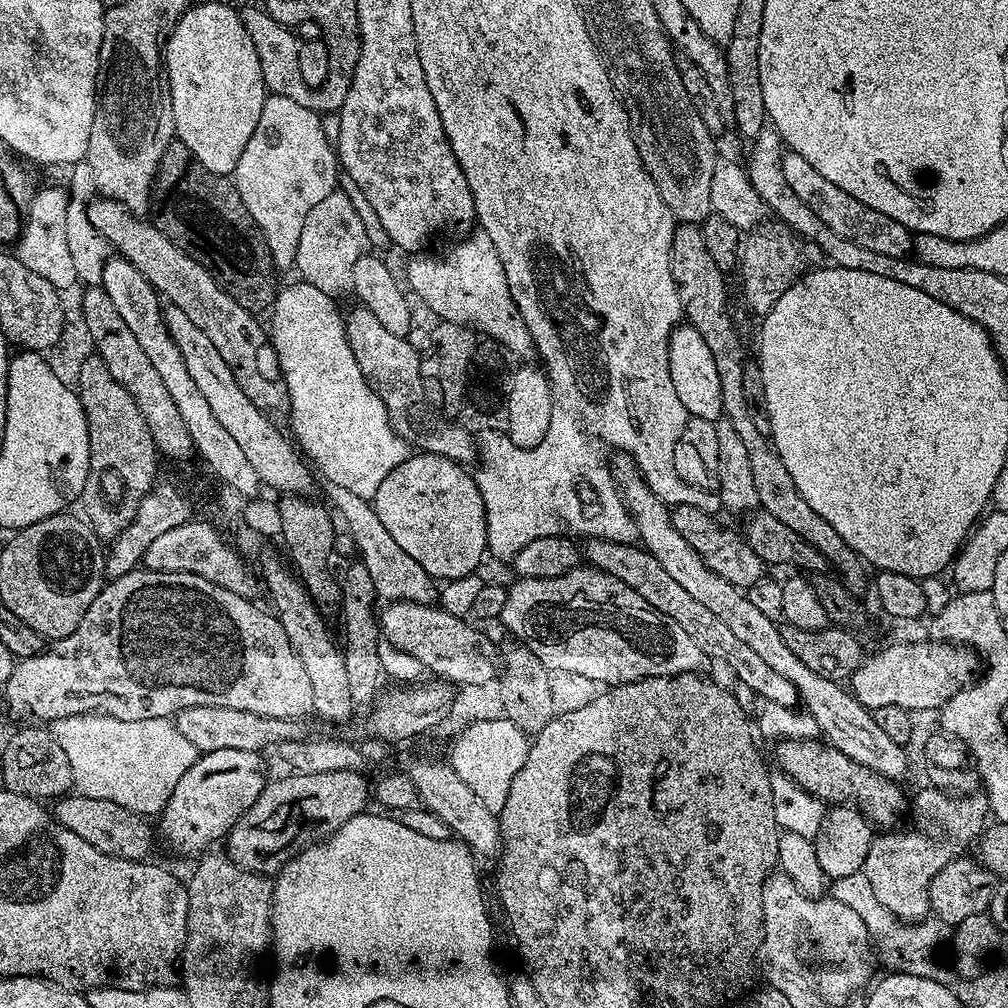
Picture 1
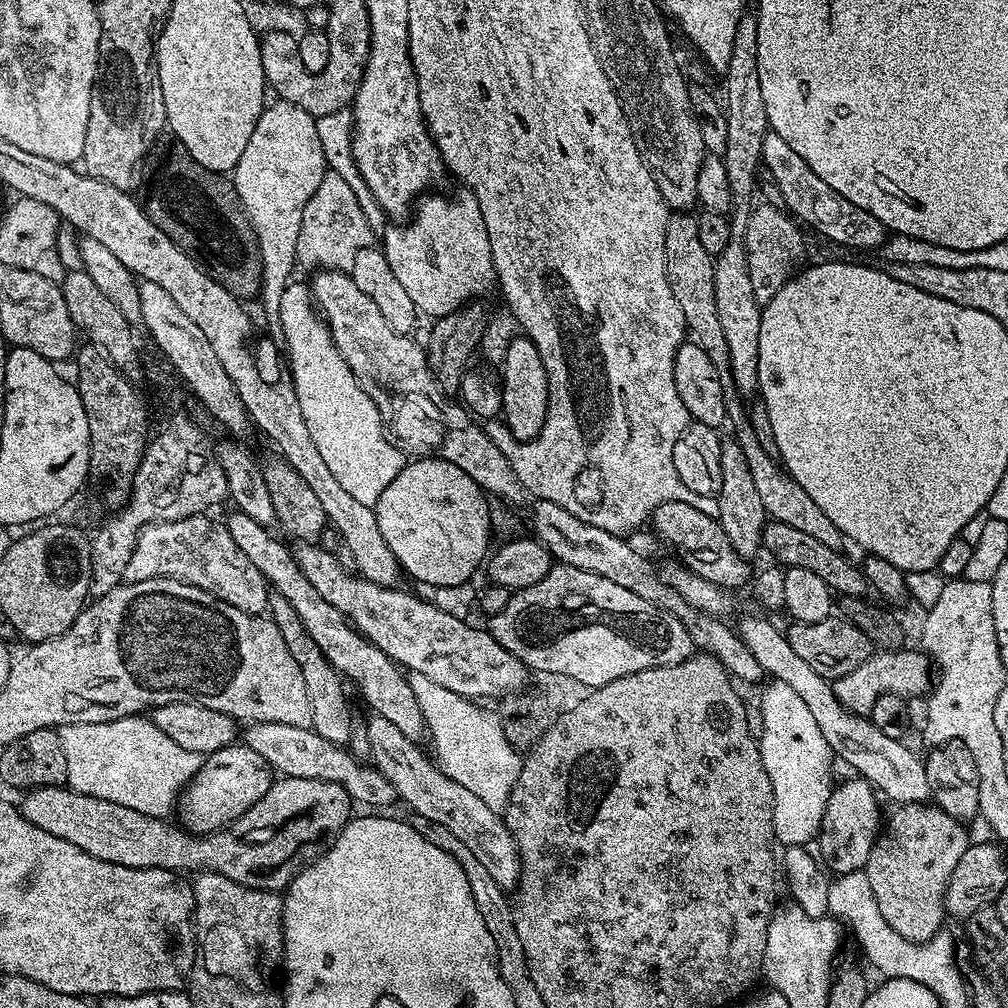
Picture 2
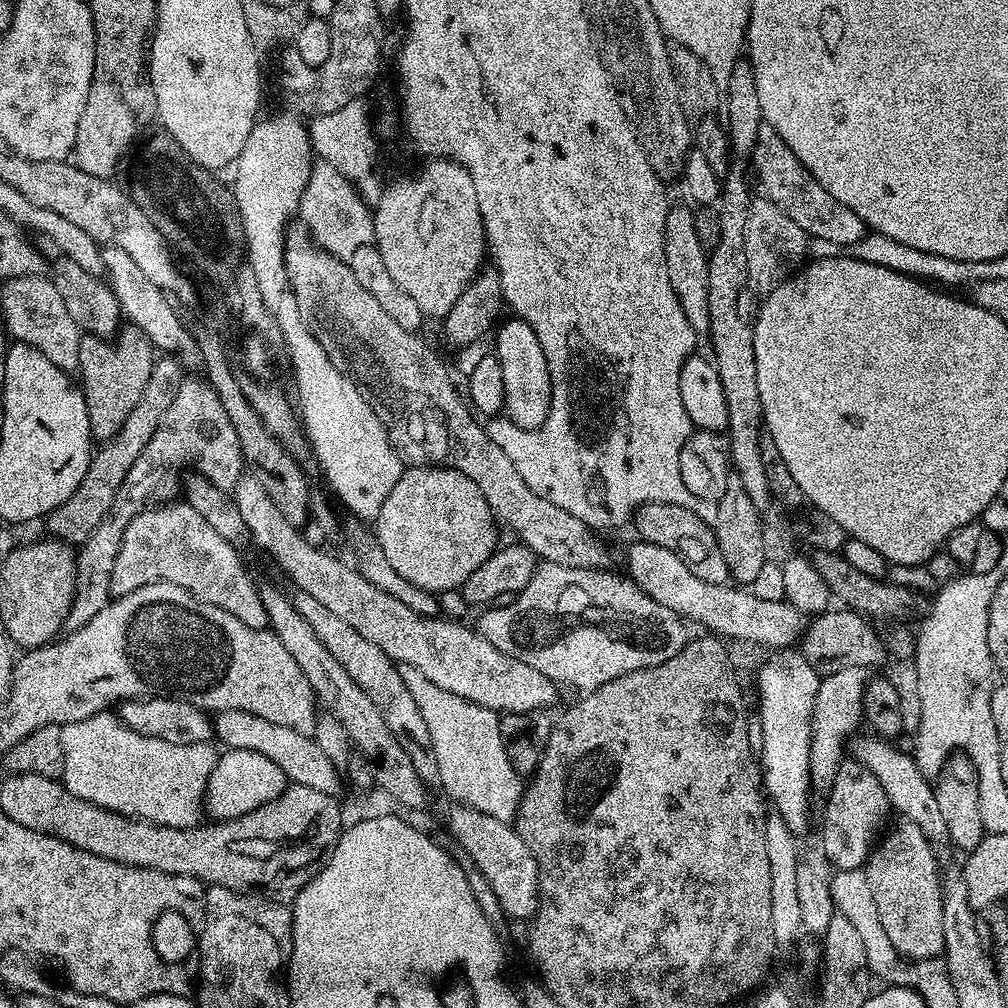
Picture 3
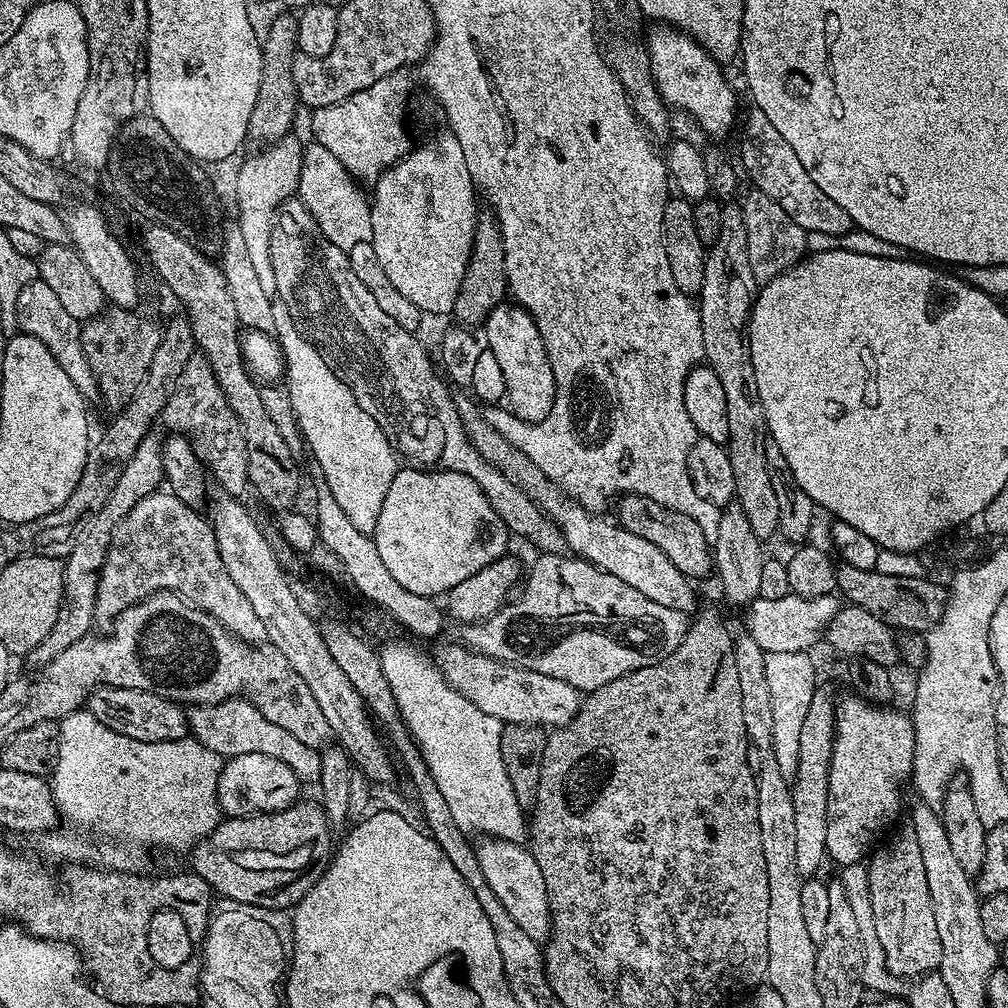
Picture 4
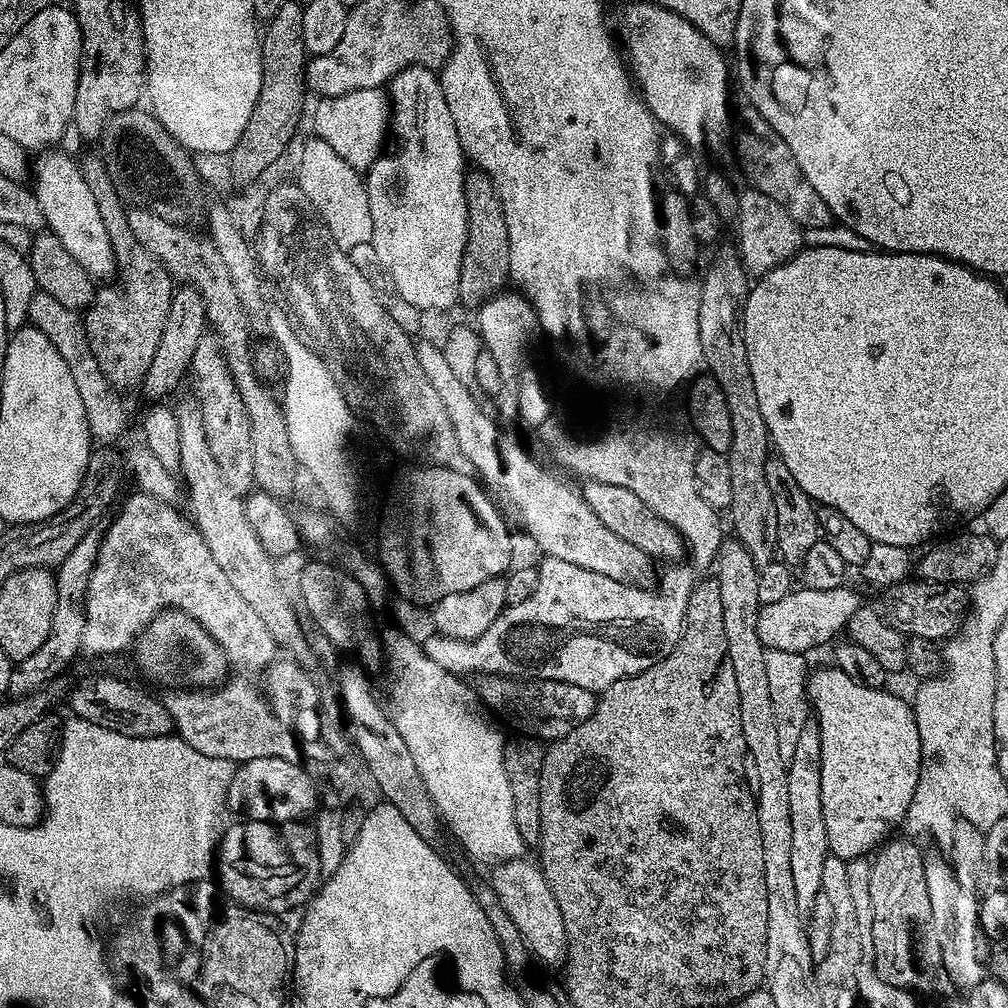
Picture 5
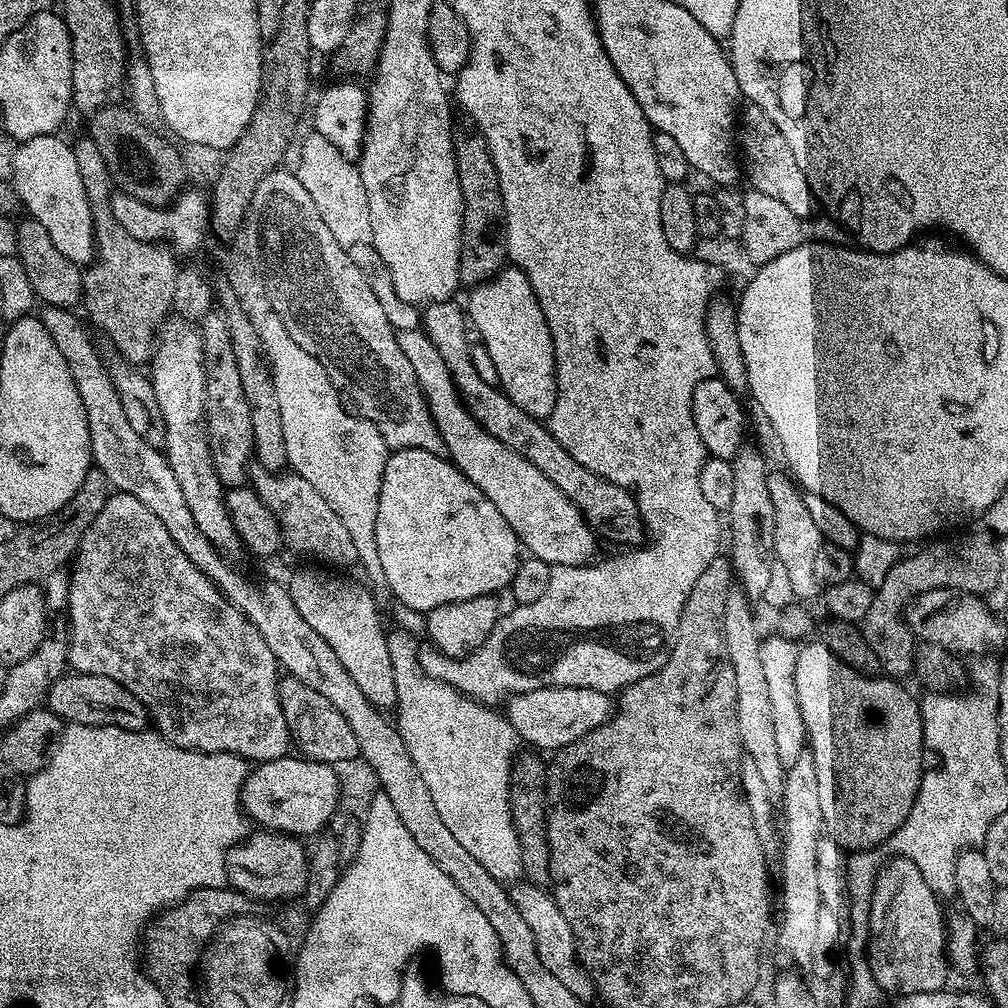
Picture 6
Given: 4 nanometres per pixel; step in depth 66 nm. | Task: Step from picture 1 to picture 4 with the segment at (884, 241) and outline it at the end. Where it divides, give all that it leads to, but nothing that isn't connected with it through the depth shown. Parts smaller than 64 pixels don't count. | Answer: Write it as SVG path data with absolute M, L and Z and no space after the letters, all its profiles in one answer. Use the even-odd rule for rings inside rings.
M753 107L751 111L748 121L744 124L744 133L740 136L740 160L738 156L738 164L743 175L745 177L748 175L752 179L751 187L762 194L770 194L770 198L774 198L774 202L778 202L778 206L782 206L782 210L786 210L786 214L790 214L790 218L794 218L794 222L798 222L798 226L802 226L807 233L817 232L841 236L852 231L854 225L850 214L846 214L846 210L842 210L838 202L826 198L826 194L822 194L822 190L814 186L810 174L806 174L806 166L802 166L802 162L798 162L798 154L794 154L794 150L786 146L786 138L782 138L782 134L774 130L770 118L766 118L766 114L762 114L762 110L758 107Z

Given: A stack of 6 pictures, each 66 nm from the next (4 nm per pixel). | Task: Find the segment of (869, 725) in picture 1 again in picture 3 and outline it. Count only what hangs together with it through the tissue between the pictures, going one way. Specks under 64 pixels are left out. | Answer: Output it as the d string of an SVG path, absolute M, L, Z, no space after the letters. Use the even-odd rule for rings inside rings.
M867 734L861 740L853 739L850 744L851 755L882 782L882 790L886 790L891 811L901 812L903 819L918 826L922 834L932 843L933 849L940 850L943 844L949 843L946 822L942 818L942 810L938 810L938 798L933 781L918 770L915 759L896 748L891 748L889 741L884 738L877 738L875 735Z

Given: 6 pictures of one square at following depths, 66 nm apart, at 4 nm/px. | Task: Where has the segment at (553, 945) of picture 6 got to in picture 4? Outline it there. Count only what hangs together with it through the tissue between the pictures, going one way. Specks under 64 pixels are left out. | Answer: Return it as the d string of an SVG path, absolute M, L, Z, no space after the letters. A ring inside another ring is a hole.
M495 838L481 839L475 849L487 885L494 890L502 906L506 906L510 918L518 922L520 929L529 938L538 942L547 941L552 932L552 911L548 905L546 878L542 878L542 870L538 870L538 862L532 857L531 851L524 844Z

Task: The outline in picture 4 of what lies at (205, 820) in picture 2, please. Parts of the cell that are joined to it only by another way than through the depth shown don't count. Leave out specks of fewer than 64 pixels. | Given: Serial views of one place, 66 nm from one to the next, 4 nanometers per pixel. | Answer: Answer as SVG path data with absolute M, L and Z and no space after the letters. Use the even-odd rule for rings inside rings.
M238 754L223 761L216 797L225 817L257 816L260 812L277 812L301 799L302 781L278 758L265 754Z

